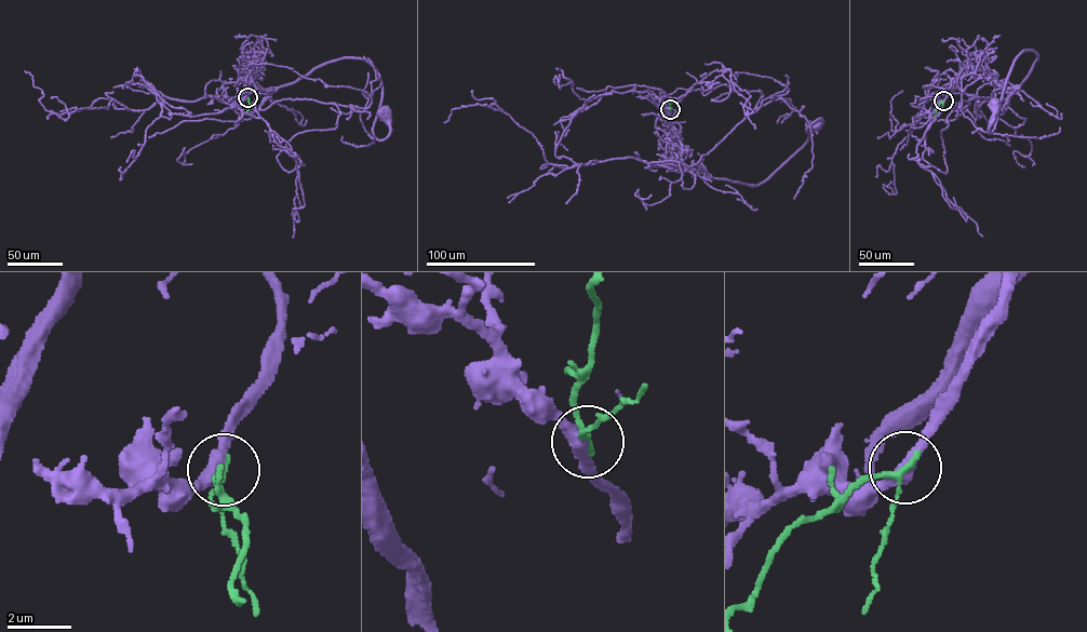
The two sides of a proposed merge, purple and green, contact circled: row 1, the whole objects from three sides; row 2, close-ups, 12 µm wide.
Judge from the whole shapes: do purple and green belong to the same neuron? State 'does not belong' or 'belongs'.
does not belong

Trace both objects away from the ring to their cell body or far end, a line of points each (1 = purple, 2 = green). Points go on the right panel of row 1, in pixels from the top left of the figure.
1: (943, 101), (954, 82), (968, 75), (1017, 86), (1036, 52), (1023, 50), (1015, 61), (990, 133), (992, 101)
2: (943, 101), (933, 119)

